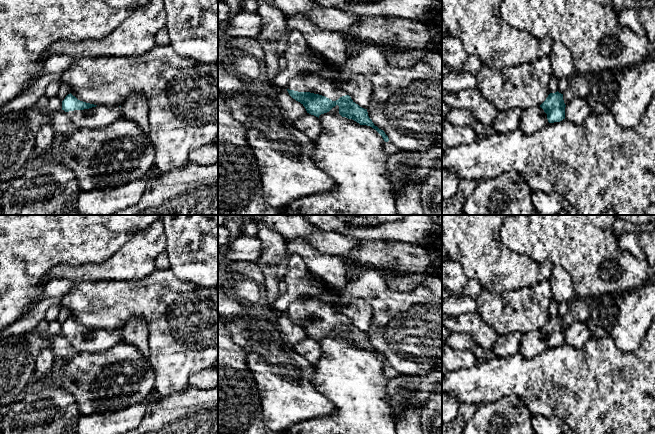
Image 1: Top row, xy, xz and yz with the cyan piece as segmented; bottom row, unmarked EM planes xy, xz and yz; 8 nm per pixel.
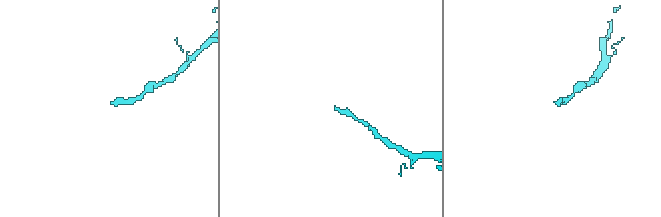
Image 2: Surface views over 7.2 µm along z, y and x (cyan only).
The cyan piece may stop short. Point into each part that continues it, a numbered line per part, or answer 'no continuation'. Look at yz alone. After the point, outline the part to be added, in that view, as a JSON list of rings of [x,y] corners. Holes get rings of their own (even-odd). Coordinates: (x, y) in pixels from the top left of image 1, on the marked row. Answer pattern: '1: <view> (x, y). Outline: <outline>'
1: yz (534, 119). Outline: [[[536,106],[522,111],[519,129],[526,134],[533,134],[548,124],[547,114],[540,106]]]

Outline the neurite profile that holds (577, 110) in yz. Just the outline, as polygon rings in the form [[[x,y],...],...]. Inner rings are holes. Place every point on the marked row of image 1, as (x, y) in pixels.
[[[575,97],[565,107],[565,119],[576,125],[584,124],[590,113],[587,97]]]

